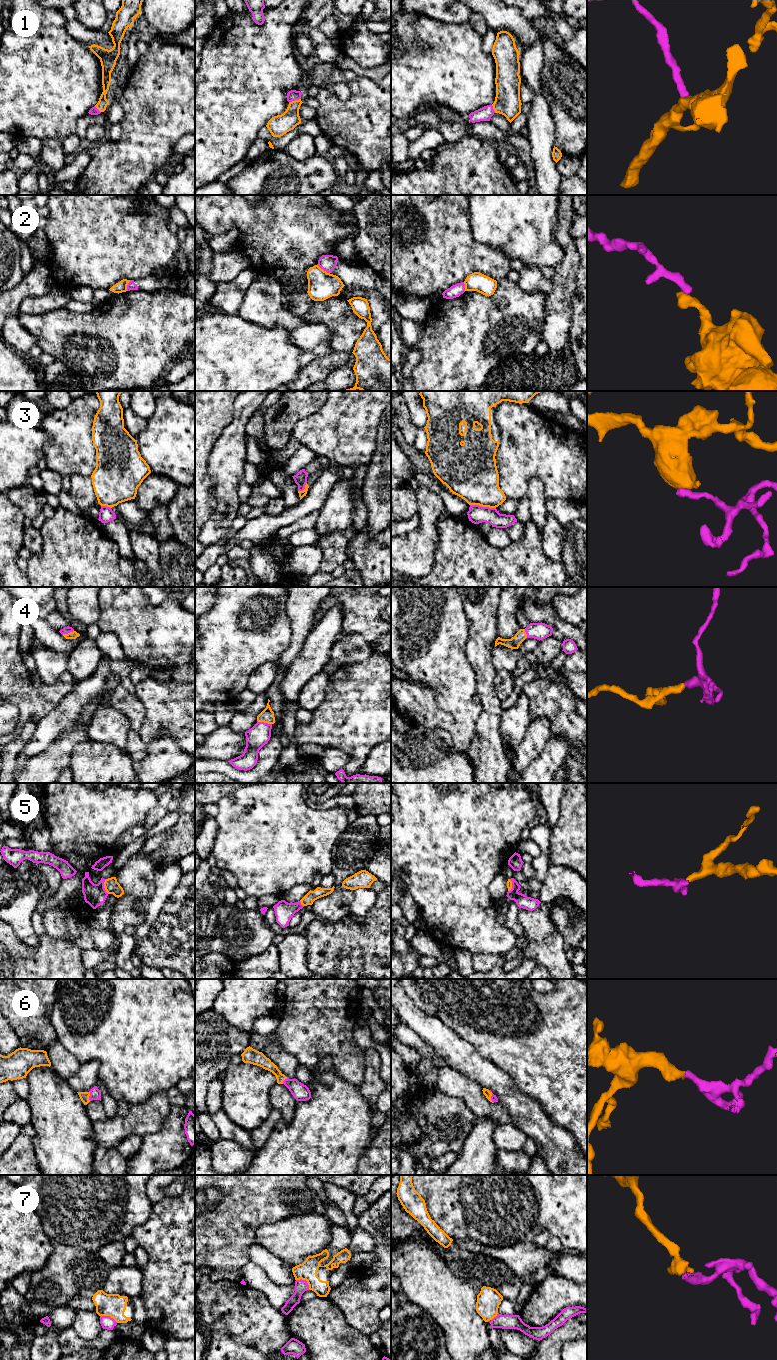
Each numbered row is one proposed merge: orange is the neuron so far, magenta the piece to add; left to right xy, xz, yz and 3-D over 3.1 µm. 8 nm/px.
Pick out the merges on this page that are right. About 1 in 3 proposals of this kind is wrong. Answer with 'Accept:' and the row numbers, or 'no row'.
Accept: 1, 4, 5, 6

